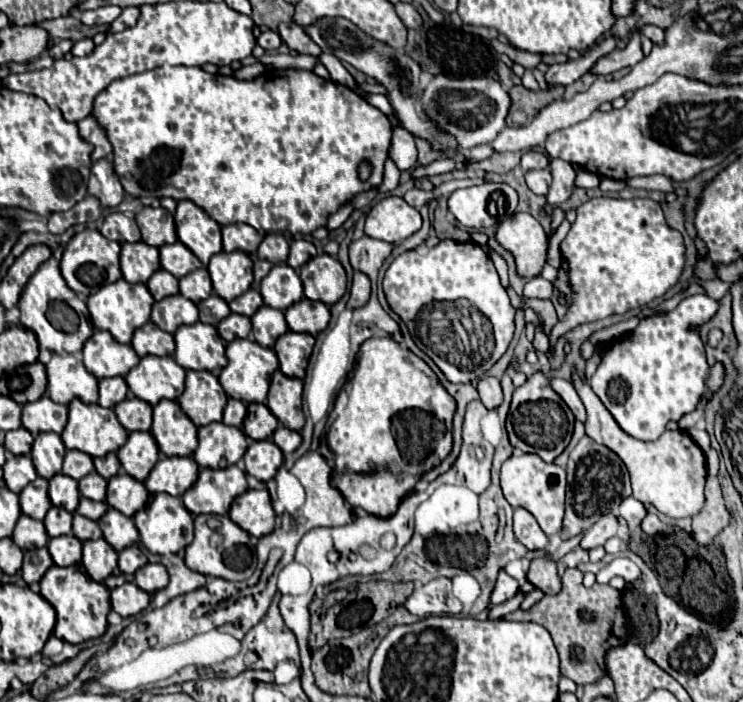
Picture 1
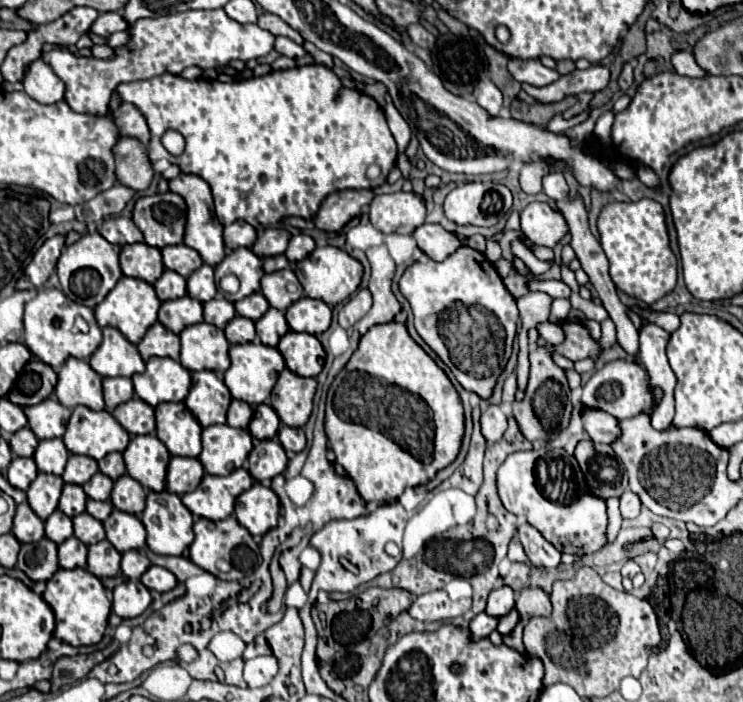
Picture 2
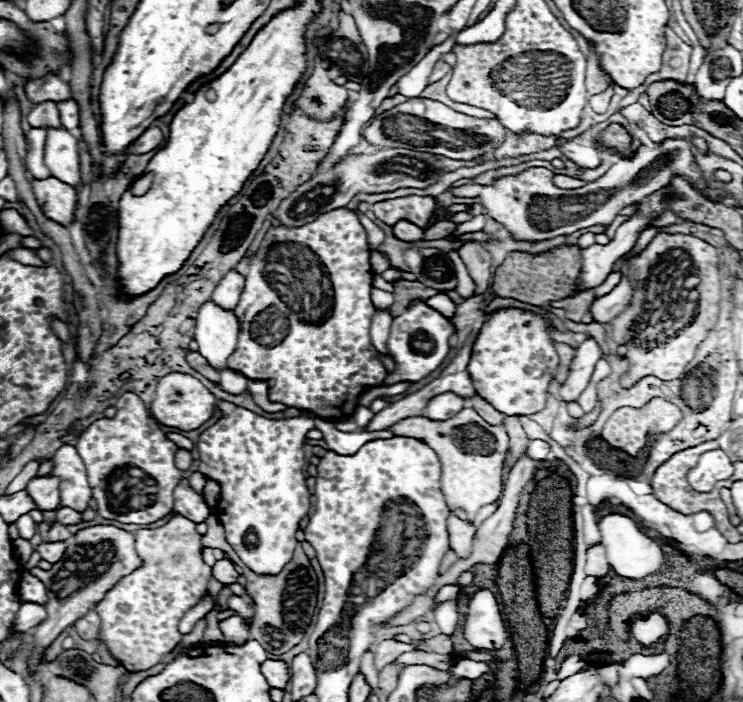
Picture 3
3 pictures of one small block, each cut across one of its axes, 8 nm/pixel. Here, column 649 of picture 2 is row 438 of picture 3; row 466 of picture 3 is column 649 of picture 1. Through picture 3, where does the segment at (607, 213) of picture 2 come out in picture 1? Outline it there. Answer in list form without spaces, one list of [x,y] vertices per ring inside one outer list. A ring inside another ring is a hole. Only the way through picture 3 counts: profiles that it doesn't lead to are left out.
[[[592,198],[576,208],[576,222],[572,224],[568,236],[560,242],[562,260],[568,264],[568,284],[572,300],[568,304],[566,316],[552,328],[550,344],[554,346],[558,338],[586,322],[594,322],[612,314],[624,314],[628,310],[642,308],[656,298],[662,298],[682,276],[686,264],[686,246],[682,234],[668,226],[662,206],[650,198]]]

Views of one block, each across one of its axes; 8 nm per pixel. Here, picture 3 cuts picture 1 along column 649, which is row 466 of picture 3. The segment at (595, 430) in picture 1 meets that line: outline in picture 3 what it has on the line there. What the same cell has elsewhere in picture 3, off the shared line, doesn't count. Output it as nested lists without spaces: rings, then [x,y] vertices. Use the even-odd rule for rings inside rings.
[[[462,408],[446,422],[434,422],[426,420],[426,416],[416,416],[394,424],[390,430],[394,436],[418,438],[436,452],[442,464],[442,492],[452,512],[462,508],[468,514],[468,520],[474,520],[482,506],[498,500],[502,490],[504,456],[510,446],[508,434],[502,426],[490,426],[478,416],[474,408]]]

